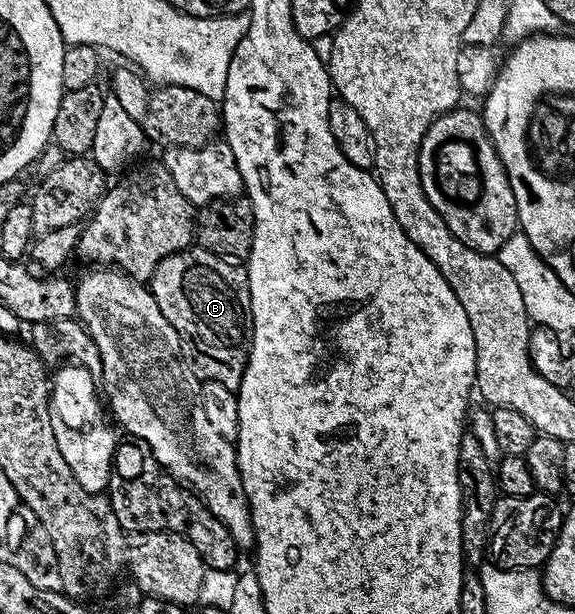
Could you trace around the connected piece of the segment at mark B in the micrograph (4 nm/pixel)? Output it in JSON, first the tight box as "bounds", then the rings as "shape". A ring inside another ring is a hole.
{"bounds":[148,245,250,391],"shape":[[[195,245],[164,260],[150,278],[148,288],[154,294],[164,320],[176,328],[188,347],[188,361],[202,382],[224,384],[237,391],[250,355],[250,285],[245,269],[237,261],[222,258]]]}

